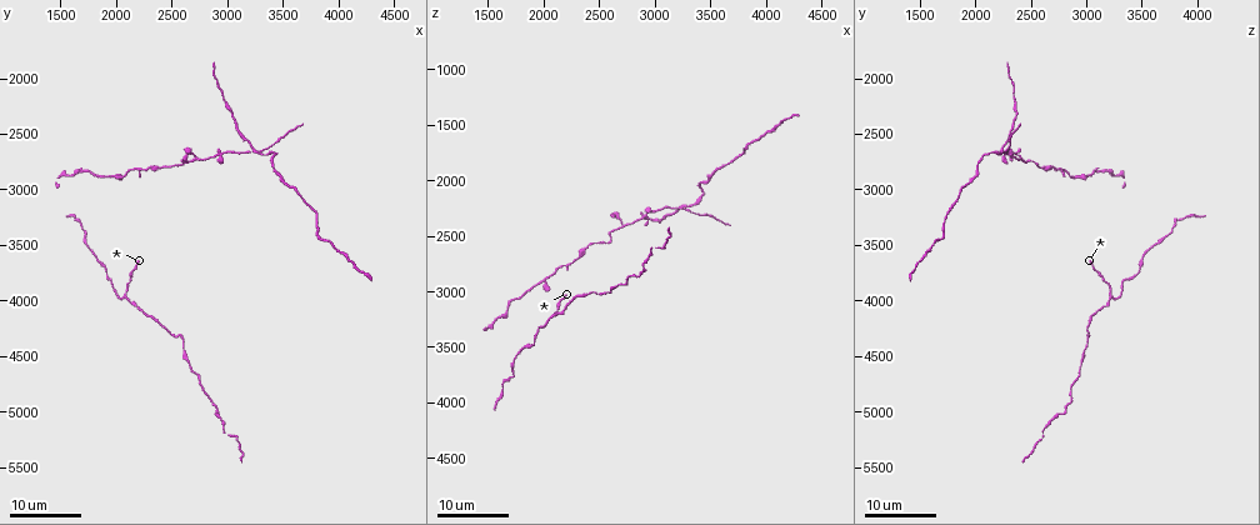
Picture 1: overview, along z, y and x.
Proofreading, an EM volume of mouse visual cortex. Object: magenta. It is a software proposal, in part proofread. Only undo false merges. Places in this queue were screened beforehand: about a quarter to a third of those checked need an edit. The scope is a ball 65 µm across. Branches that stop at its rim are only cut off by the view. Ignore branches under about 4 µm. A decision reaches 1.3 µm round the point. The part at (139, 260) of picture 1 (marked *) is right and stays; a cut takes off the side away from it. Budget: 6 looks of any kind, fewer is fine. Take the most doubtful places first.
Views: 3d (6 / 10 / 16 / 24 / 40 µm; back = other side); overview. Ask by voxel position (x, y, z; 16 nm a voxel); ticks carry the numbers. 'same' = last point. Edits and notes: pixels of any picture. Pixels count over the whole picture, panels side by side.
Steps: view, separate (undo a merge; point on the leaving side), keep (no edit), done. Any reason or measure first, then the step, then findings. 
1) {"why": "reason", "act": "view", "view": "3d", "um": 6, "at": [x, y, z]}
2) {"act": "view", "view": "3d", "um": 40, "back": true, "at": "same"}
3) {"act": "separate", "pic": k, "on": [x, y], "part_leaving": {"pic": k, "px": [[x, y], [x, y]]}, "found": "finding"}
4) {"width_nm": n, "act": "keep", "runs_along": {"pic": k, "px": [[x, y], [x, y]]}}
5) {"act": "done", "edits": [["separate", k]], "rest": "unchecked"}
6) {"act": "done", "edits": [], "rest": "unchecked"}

{"why": "a fork", "act": "view", "view": "3d", "um": 24, "at": [2060, 3940, 3220]}

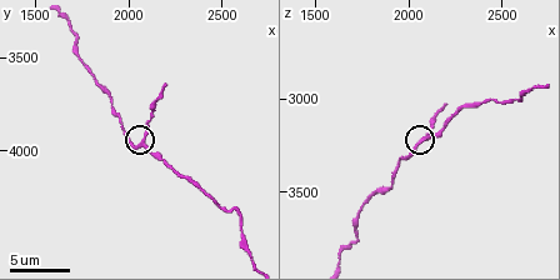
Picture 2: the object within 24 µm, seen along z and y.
{"act": "view", "view": "3d", "um": 6, "at": [2060, 3960, 3200]}

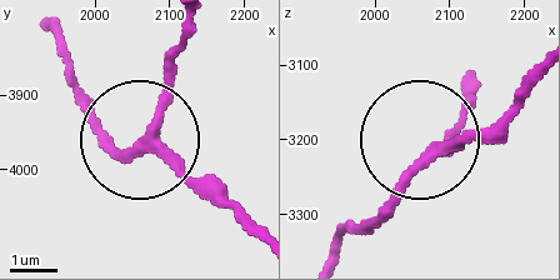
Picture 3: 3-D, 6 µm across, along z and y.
{"act": "view", "view": "3d", "um": 6, "back": true, "at": [2075, 3965, 3220]}

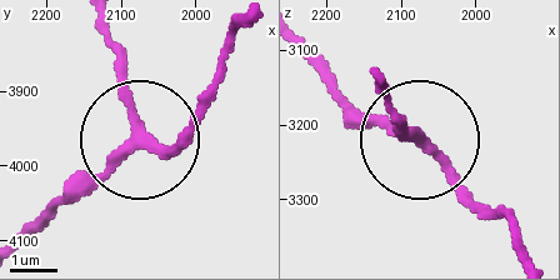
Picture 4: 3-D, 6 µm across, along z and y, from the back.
{"act": "keep", "runs_along": {"pic": 4, "px": [[96, 24], [133, 139], [49, 211]]}, "found": "all the same neuron"}

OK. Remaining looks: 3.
{"why": "three arms meet", "act": "view", "view": "3d", "um": 16, "at": [3220, 2660, 2240]}

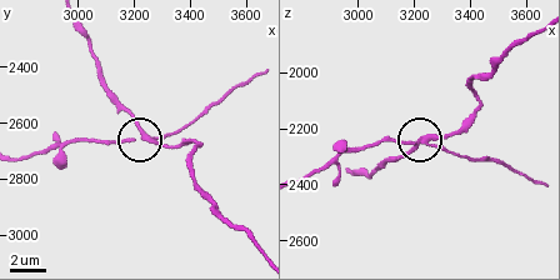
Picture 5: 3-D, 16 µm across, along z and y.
{"act": "view", "view": "3d", "um": 10, "at": [3250, 2640, 2230]}

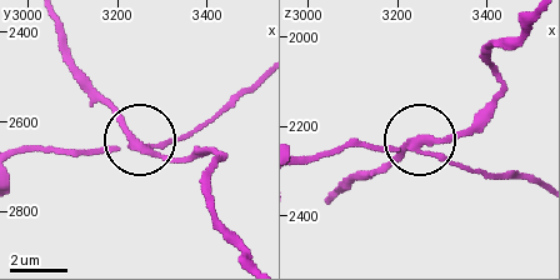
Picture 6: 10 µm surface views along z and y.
{"width_nm": 230, "act": "separate", "pic": 6, "on": [91, 149], "part_leaving": {"pic": 6, "px": [[134, 148], [21, 148]]}, "found": "a second neuron is stuck on"}

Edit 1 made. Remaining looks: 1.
{"act": "done", "edits": [["separate", 6]], "rest": "unchecked"}

